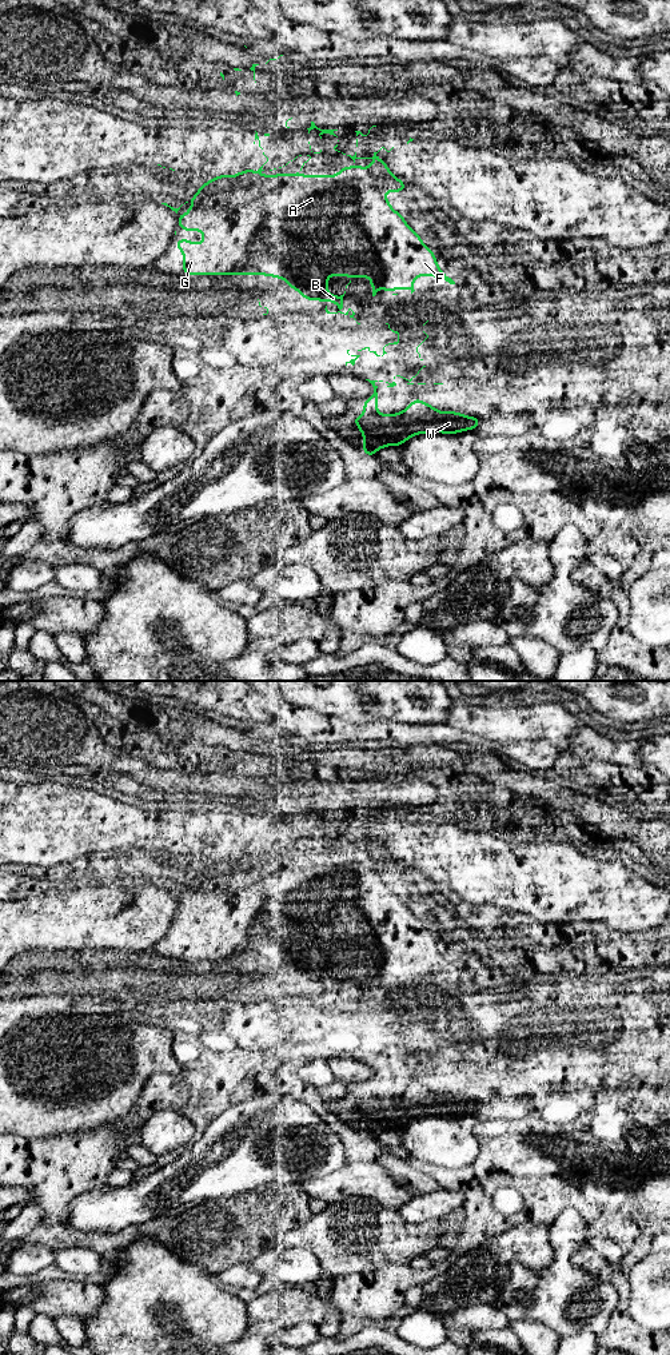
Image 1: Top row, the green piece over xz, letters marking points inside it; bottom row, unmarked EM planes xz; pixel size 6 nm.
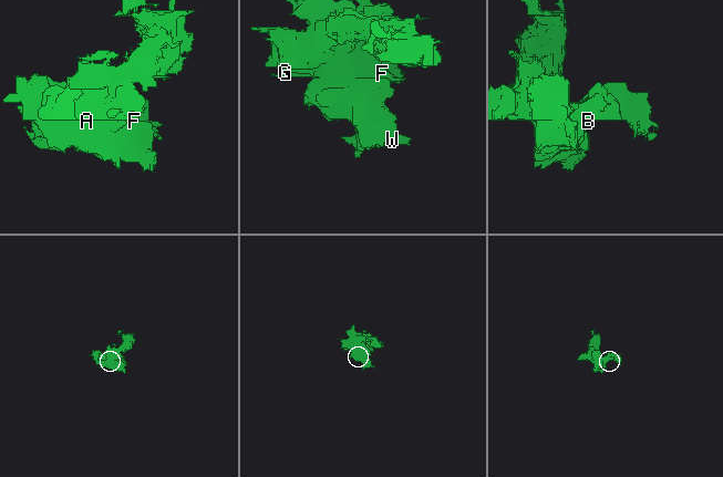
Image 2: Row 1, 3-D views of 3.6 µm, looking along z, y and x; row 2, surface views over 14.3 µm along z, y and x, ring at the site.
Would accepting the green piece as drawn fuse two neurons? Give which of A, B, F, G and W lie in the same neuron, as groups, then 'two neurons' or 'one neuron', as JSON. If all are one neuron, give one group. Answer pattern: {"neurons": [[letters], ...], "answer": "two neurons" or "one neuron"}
{"neurons": [["A", "B", "F", "G", "W"]], "answer": "one neuron"}

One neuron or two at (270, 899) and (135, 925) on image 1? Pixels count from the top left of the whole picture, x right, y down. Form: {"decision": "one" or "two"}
{"decision": "two"}

